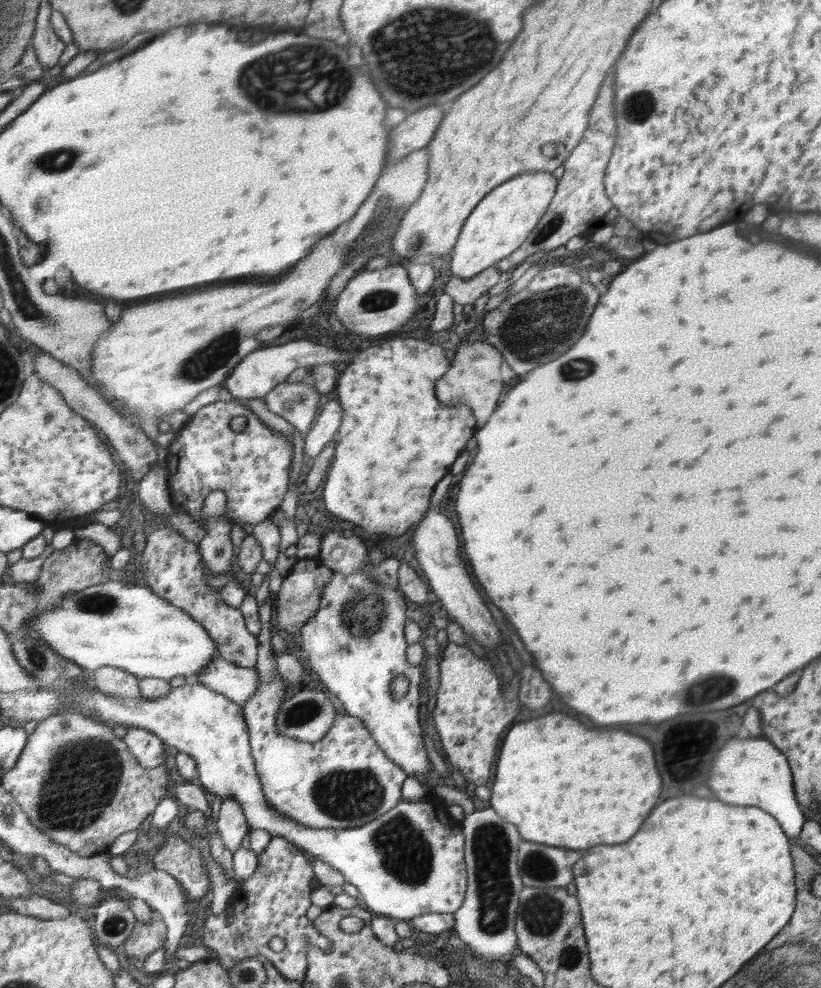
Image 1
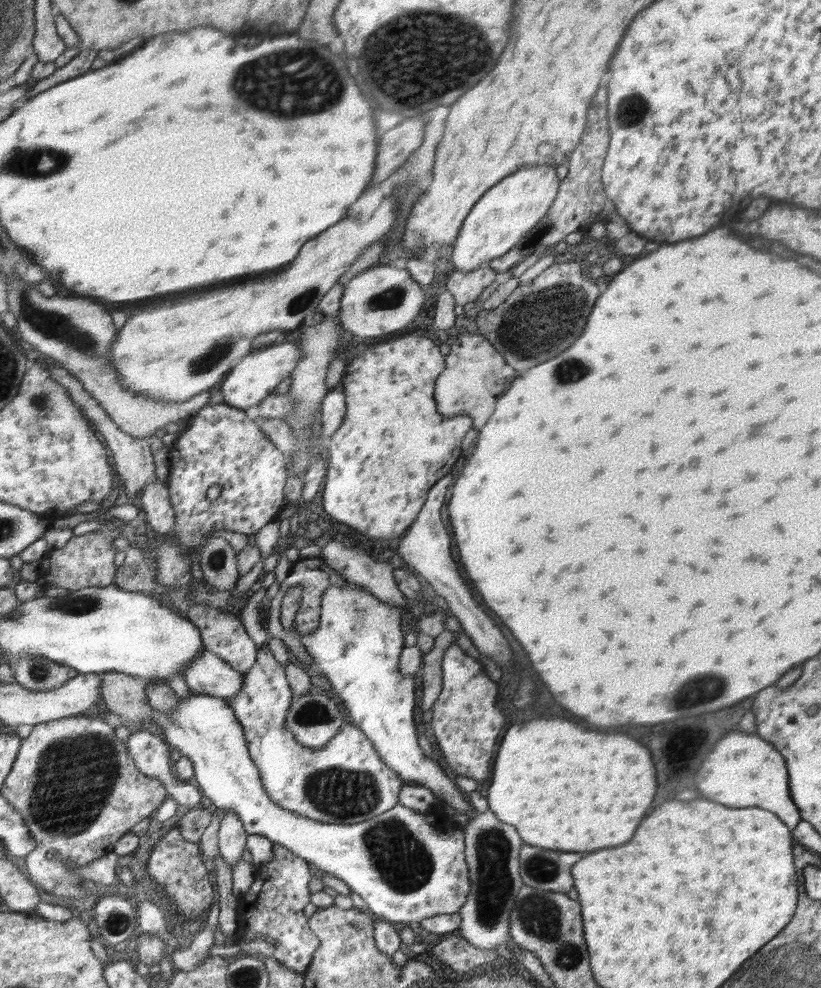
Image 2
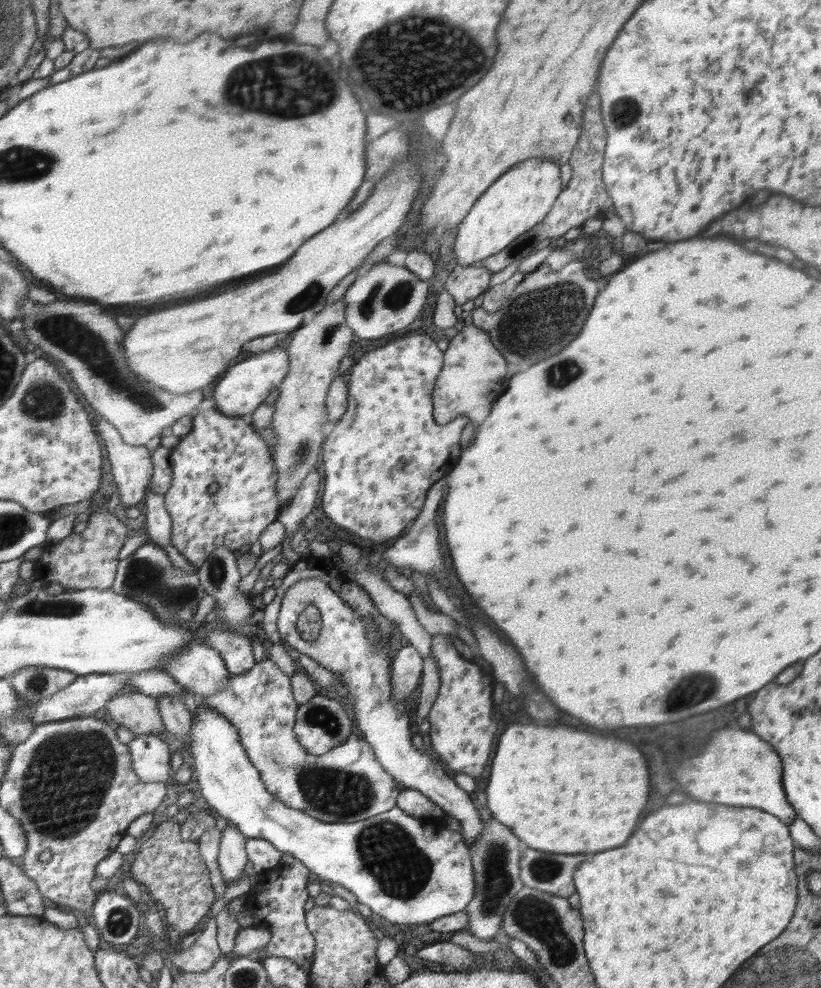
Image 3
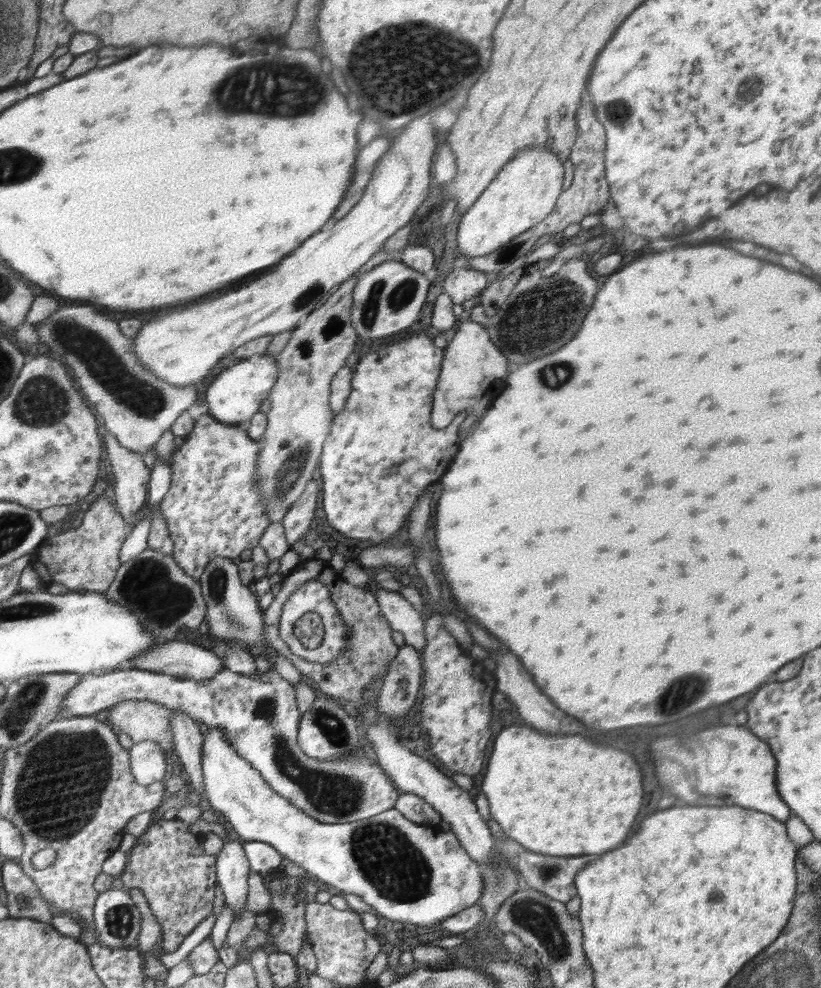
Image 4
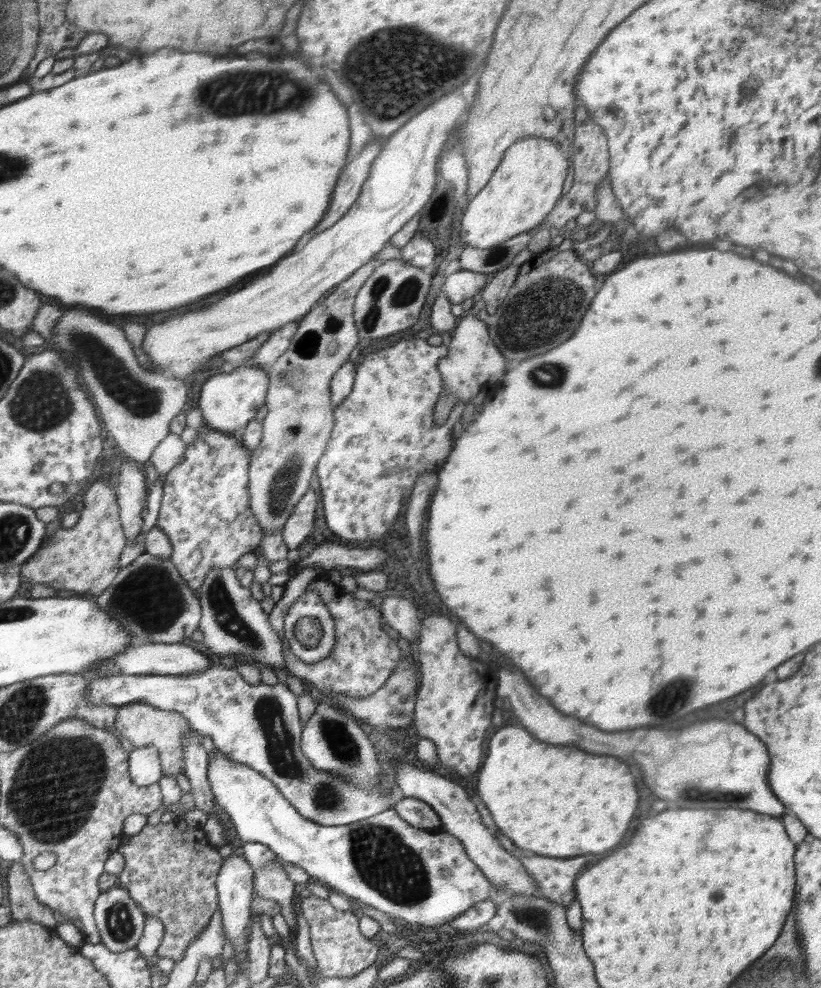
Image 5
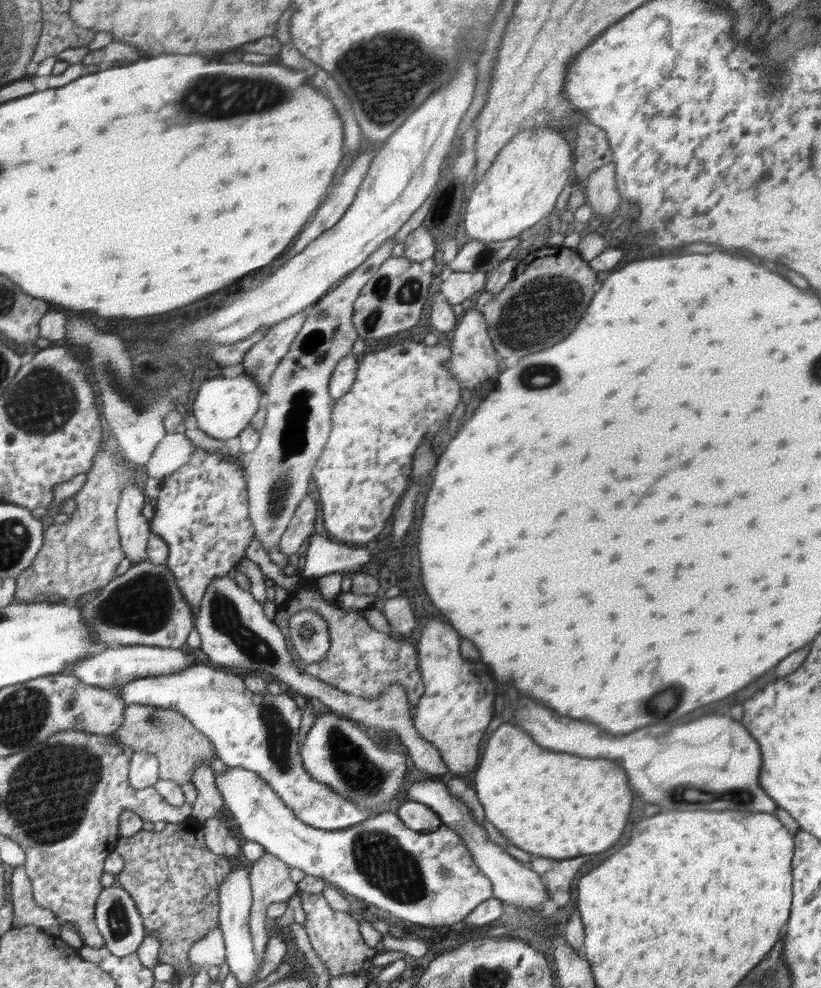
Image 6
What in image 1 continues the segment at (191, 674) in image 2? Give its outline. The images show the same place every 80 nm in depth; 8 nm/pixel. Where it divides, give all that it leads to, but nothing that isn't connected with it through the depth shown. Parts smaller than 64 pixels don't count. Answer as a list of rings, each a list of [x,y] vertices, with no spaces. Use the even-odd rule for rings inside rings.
[[[219,658],[216,662],[212,662],[204,673],[198,673],[198,676],[191,681],[220,692],[240,706],[250,700],[260,686],[256,668],[238,667]]]

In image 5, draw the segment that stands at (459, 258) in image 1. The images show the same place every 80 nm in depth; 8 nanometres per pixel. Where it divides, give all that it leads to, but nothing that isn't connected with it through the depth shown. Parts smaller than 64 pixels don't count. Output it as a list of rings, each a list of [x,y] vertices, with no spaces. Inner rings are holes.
[[[532,137],[526,138],[524,142],[516,142],[516,146],[508,150],[504,166],[496,170],[492,186],[488,186],[488,190],[484,190],[480,198],[469,202],[461,220],[462,240],[470,246],[486,250],[538,226],[562,196],[566,174],[568,158],[554,139]]]

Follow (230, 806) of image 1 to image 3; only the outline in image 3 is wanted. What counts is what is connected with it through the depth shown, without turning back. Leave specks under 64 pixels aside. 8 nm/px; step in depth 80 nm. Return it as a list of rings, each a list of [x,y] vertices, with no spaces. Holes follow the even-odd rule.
[[[231,822],[221,824],[220,849],[218,853],[218,866],[225,884],[230,887],[237,882],[243,874],[244,866],[248,862],[245,851],[245,836],[238,827]]]

